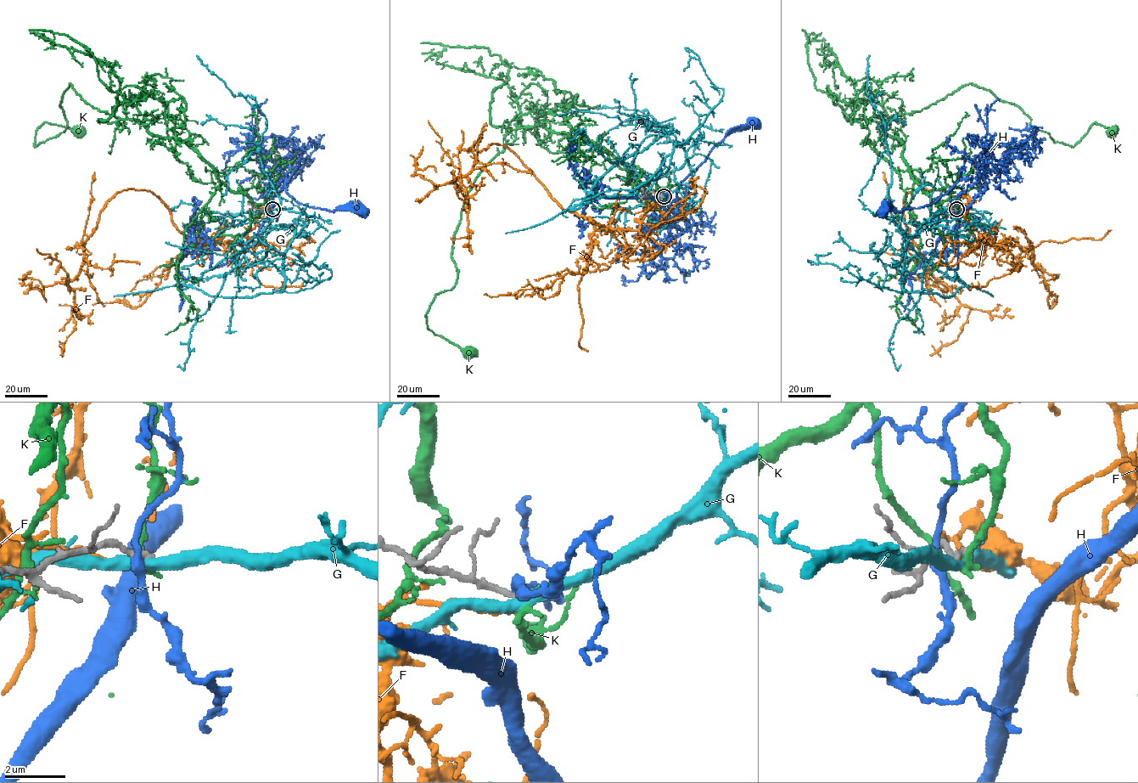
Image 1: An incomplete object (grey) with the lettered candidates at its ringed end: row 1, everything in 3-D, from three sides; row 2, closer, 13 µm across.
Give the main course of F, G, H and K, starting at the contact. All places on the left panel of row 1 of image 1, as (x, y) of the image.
F: (271, 209), (246, 241), (202, 244), (151, 192), (118, 192), (64, 282), (76, 307), (61, 354)
G: (271, 209), (300, 215), (281, 291), (189, 286), (254, 245), (281, 201), (259, 151), (266, 119), (196, 55)
H: (271, 209), (277, 185), (283, 177), (286, 179), (285, 192), (301, 204), (331, 211), (344, 206), (363, 211)
K: (271, 209), (232, 191), (191, 146), (100, 111), (70, 84), (66, 127), (35, 146), (46, 122), (78, 131)

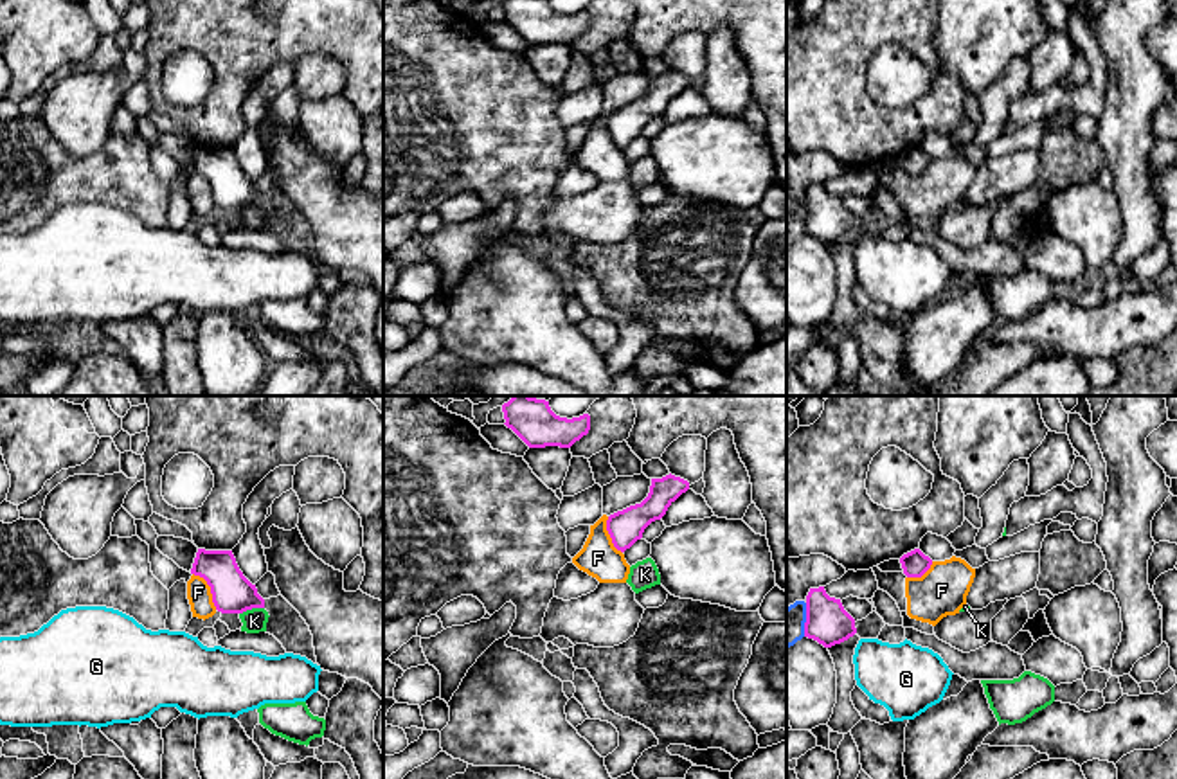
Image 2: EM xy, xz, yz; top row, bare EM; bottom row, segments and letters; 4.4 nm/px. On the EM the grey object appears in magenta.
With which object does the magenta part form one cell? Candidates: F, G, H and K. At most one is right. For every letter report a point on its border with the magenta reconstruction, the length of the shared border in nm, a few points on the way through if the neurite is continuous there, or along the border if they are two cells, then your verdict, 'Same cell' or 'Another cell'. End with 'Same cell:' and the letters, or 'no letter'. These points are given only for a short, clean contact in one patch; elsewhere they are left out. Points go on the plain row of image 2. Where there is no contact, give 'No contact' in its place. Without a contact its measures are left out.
F: Touches magenta at xy (211, 186). Shared border 200 nm. Boundary: xy (193, 170), (209, 184), (211, 198), (216, 205). Another cell
G: No contact. Another cell
H: Touches magenta at yz (807, 216). Shared border 150 nm. Boundary: yz (807, 200), (803, 232). Another cell
K: Touches magenta at xy (251, 205). Shared border 120 nm. Boundary: xy (263, 204), (252, 204), (240, 211). Another cell
Same cell: no letter

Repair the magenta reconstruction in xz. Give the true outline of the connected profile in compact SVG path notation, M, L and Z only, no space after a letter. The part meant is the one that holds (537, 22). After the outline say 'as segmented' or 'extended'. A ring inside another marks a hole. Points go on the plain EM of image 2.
M504 0L506 23L511 25L529 45L560 43L571 45L590 27L590 13L560 14L549 0Z; as segmented

